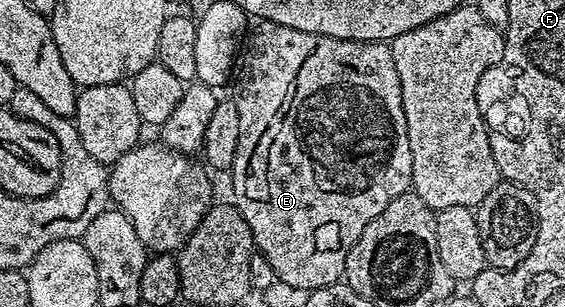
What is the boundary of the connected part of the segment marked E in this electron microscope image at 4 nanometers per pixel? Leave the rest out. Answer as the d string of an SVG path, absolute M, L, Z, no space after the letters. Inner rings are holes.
M262 20L259 28L249 33L248 39L244 44L244 51L240 56L240 71L238 76L238 96L233 97L234 105L240 110L240 142L236 146L236 158L232 175L234 175L234 197L232 203L238 209L238 213L244 218L244 222L248 222L250 233L254 239L254 247L264 258L268 258L268 262L272 266L275 277L279 281L282 280L290 288L306 288L305 290L313 290L315 288L329 288L331 284L337 284L343 279L346 271L346 259L352 250L352 246L360 238L360 234L364 234L364 230L368 226L368 222L372 222L372 218L376 218L384 210L384 206L388 206L388 202L392 202L392 198L400 198L406 192L411 191L414 179L412 178L412 150L408 142L408 126L406 125L406 115L404 114L404 102L402 101L402 87L400 86L400 78L396 74L396 62L392 62L392 54L389 47L382 42L371 42L368 40L337 40L334 36L321 36L318 32L305 32L299 28L292 26L284 26L277 24L271 20Z

